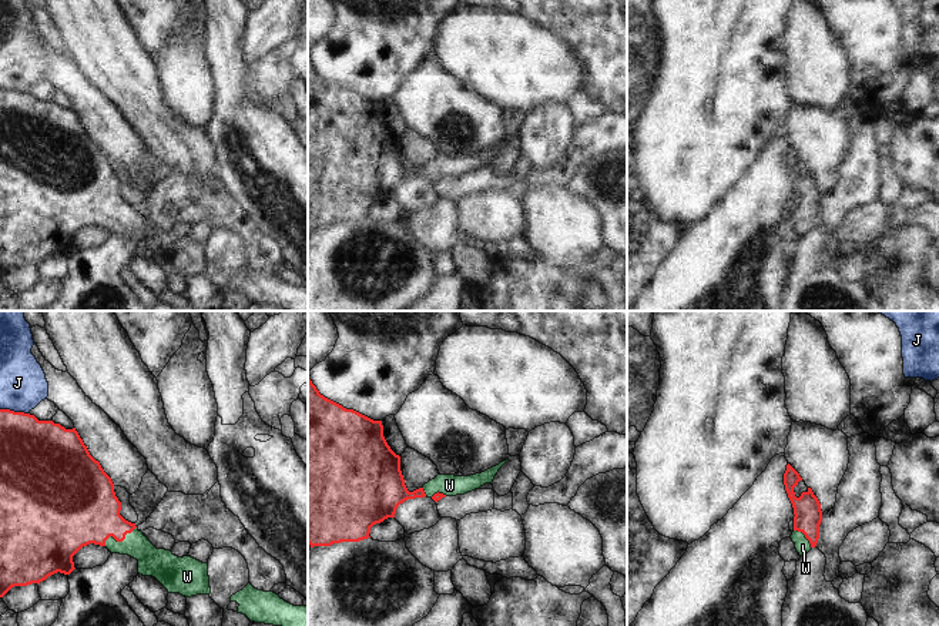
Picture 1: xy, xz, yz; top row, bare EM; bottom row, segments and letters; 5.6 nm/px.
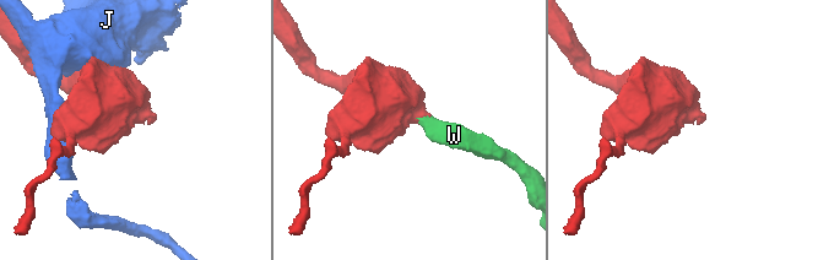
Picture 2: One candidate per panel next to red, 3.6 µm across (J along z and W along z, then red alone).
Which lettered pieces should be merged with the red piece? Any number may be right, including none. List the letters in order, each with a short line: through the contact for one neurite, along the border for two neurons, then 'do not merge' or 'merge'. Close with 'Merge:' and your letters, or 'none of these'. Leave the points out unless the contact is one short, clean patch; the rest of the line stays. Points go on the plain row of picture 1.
J: do not merge
W: line xy (86, 191), (118, 221), (131, 221), (154, 243); merge
Merge: W

